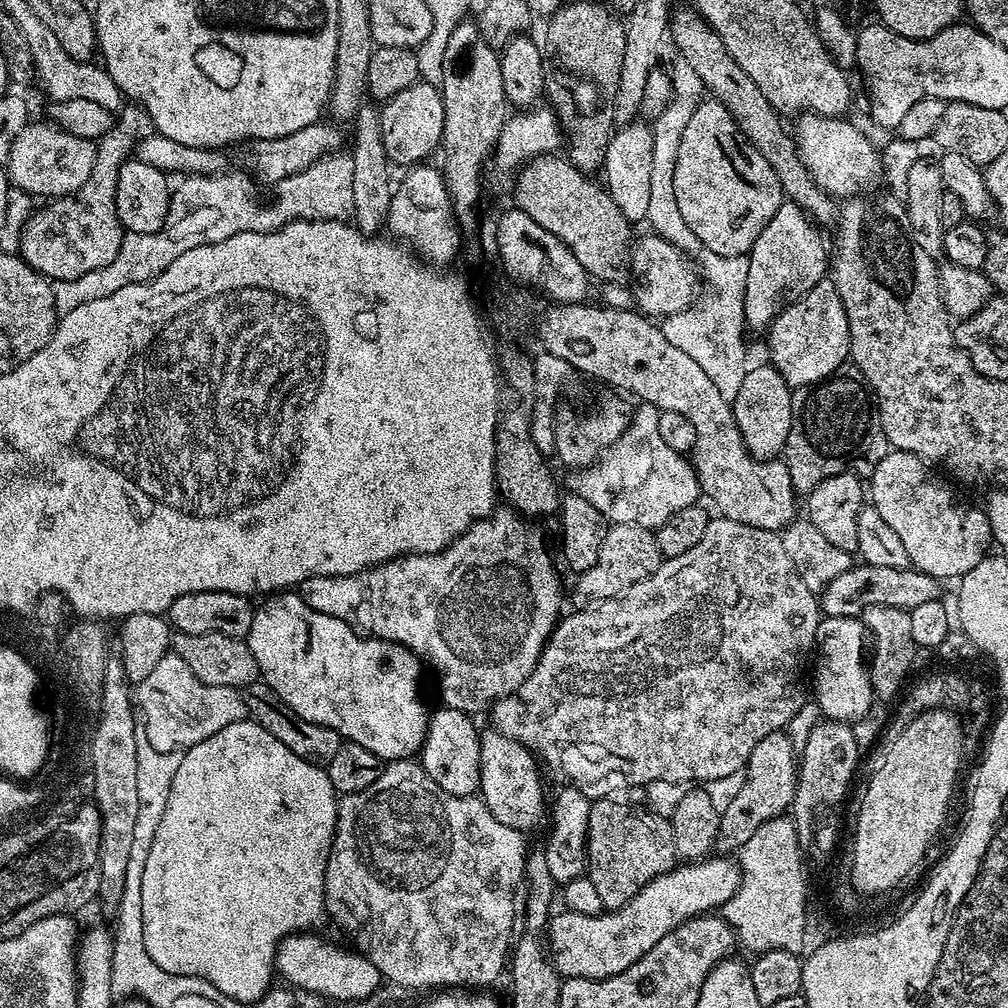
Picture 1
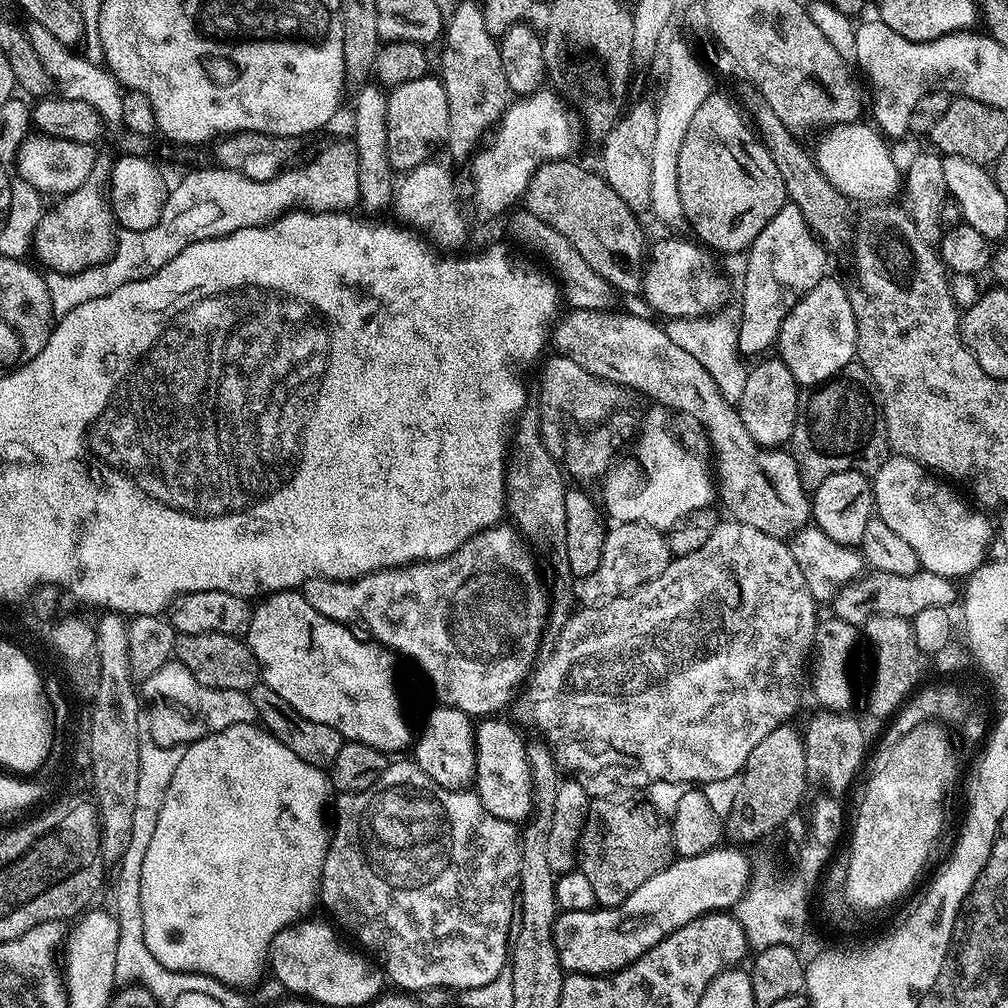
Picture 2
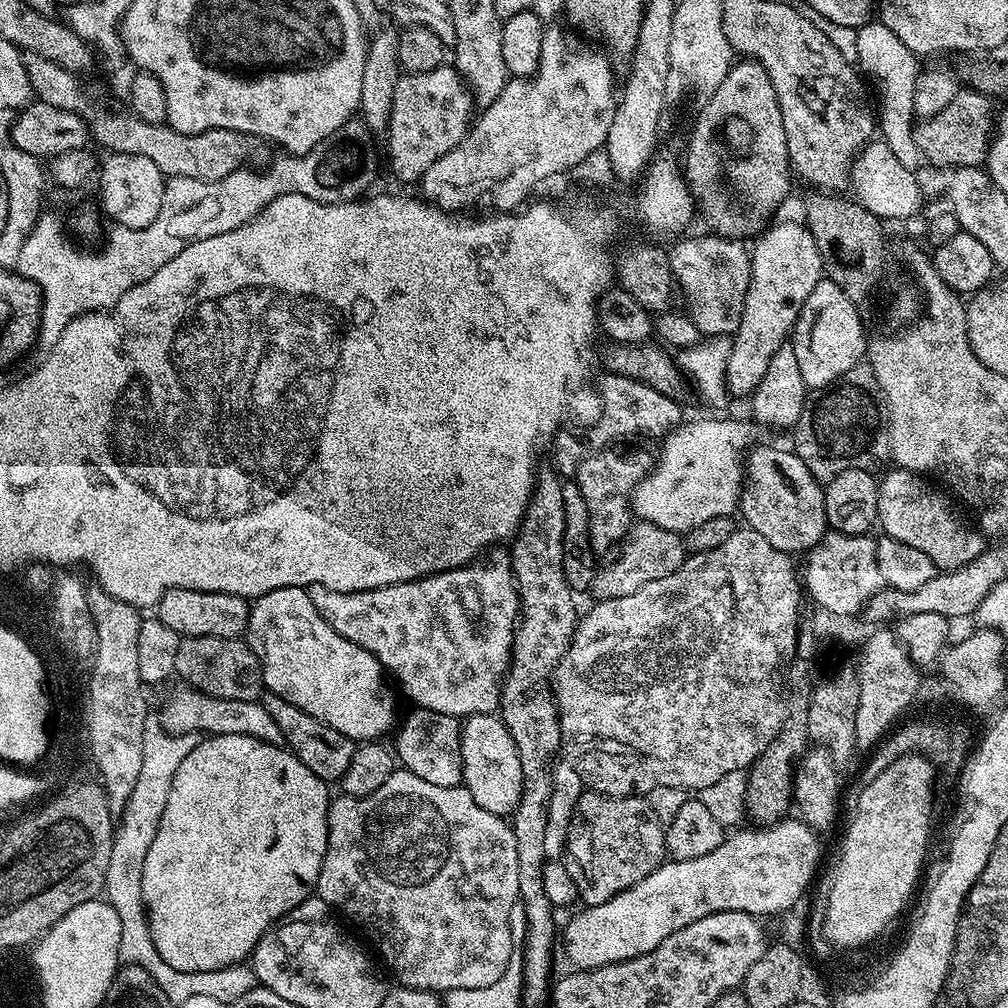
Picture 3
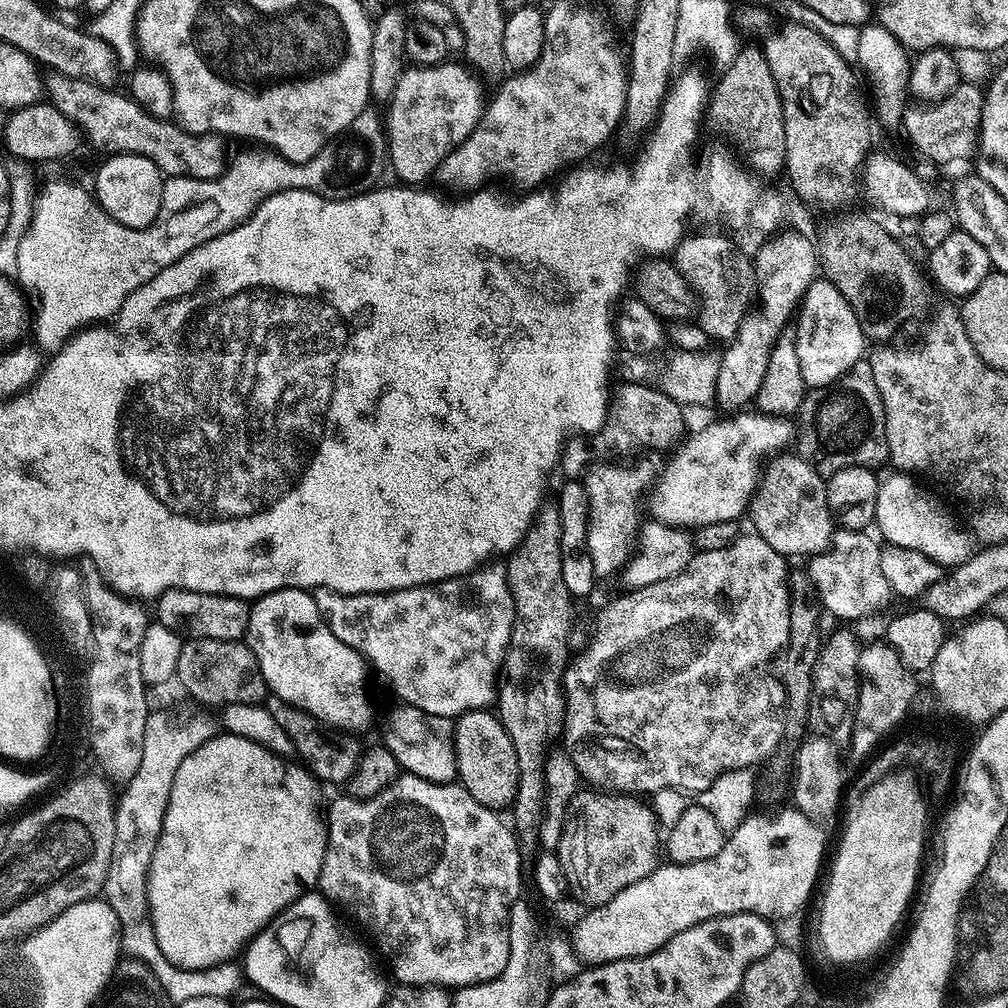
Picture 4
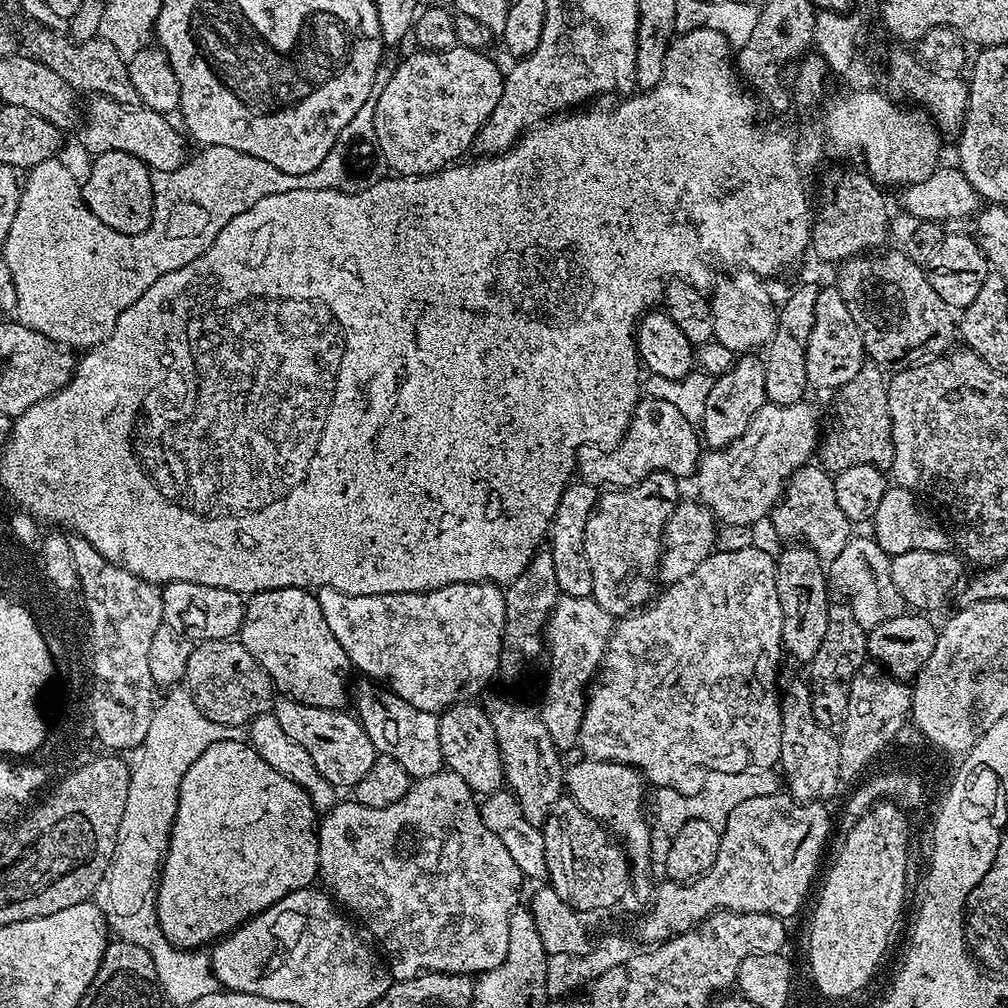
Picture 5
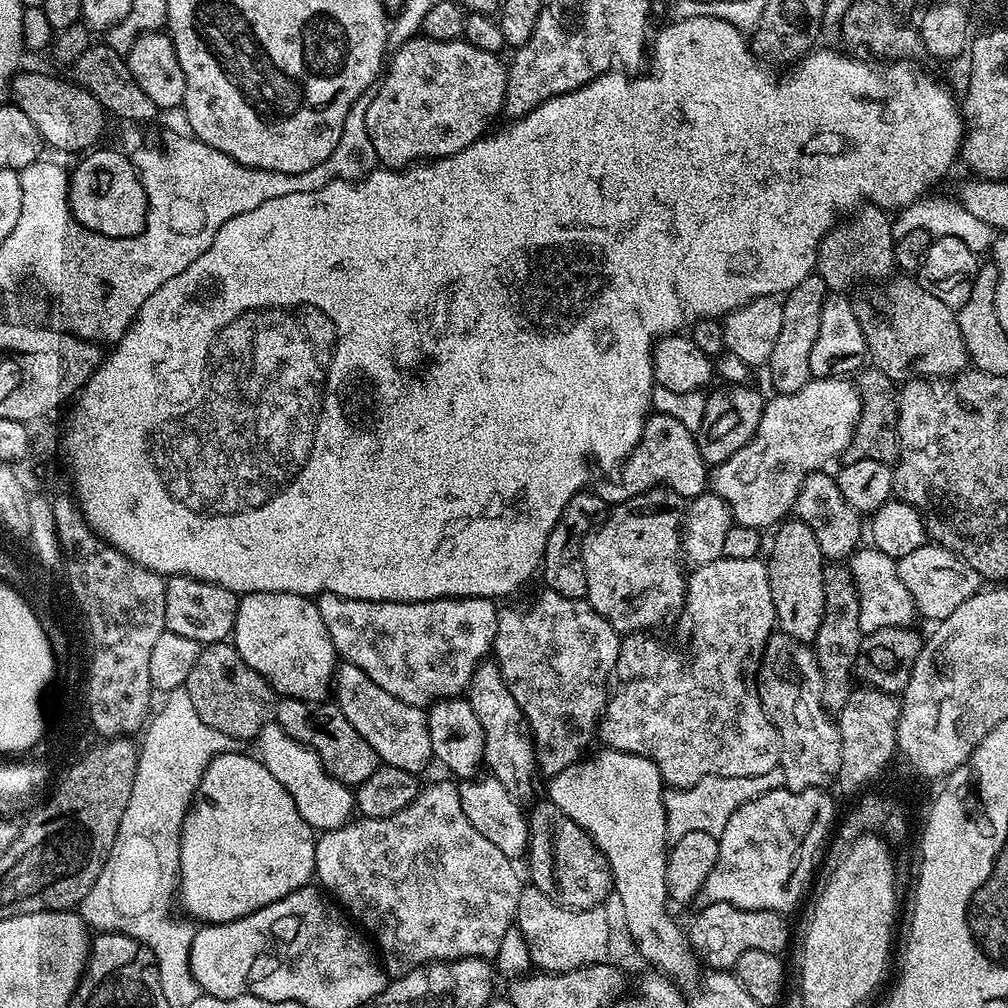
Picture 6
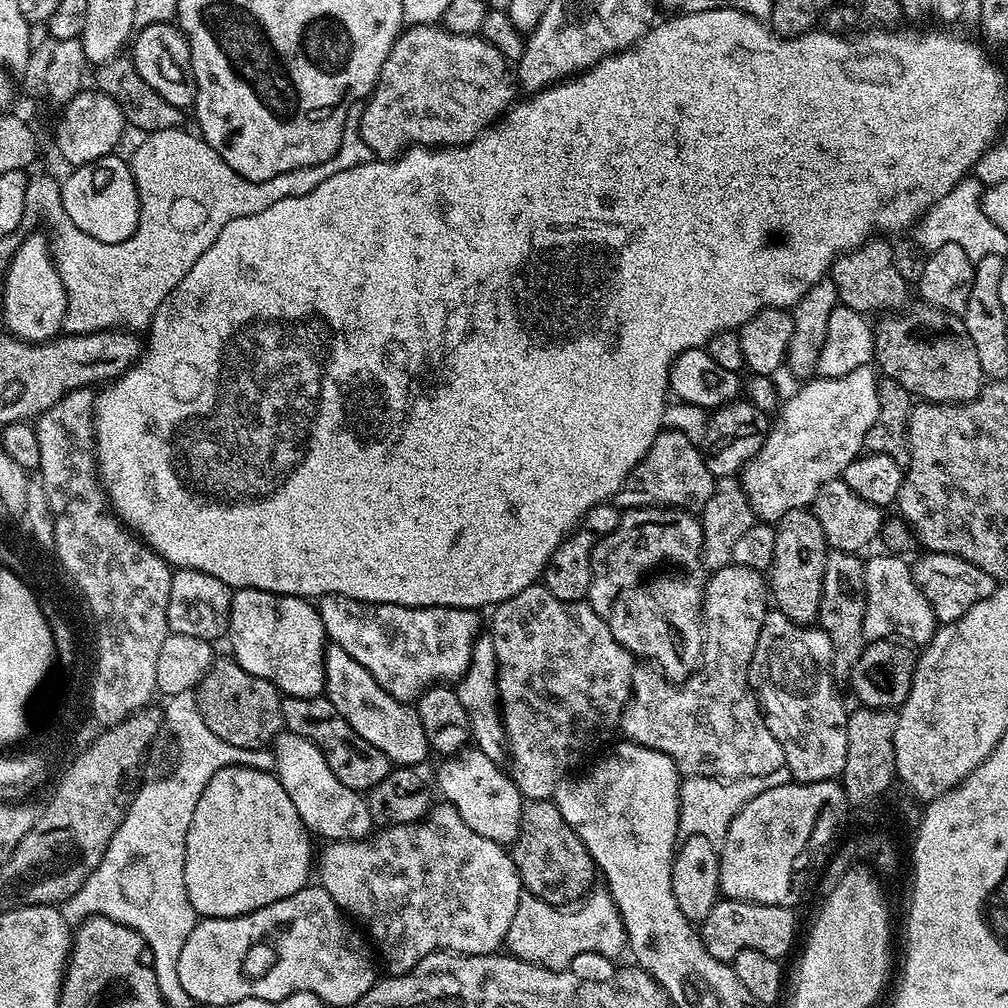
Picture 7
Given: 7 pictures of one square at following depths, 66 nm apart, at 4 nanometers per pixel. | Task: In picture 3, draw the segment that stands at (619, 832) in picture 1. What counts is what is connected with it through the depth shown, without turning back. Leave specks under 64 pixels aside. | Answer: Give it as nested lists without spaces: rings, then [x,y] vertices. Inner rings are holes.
[[[584,791],[572,808],[568,831],[568,873],[576,887],[577,897],[591,906],[610,902],[618,894],[630,890],[666,860],[665,825],[643,795],[607,796],[601,792]]]

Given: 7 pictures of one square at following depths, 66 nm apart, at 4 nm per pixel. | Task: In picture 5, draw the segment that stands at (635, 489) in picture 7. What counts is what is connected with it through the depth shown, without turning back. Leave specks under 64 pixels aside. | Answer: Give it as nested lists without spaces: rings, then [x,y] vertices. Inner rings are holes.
[[[640,398],[636,401],[636,408],[632,412],[632,417],[628,422],[628,428],[623,436],[616,441],[615,445],[609,447],[608,460],[600,464],[600,480],[612,480],[609,489],[633,488],[635,484],[640,484],[651,474],[651,472],[668,472],[670,475],[683,478],[691,477],[696,471],[696,465],[699,464],[702,455],[702,440],[694,429],[693,421],[686,418],[686,414],[679,410],[670,402],[662,402],[662,398]]]

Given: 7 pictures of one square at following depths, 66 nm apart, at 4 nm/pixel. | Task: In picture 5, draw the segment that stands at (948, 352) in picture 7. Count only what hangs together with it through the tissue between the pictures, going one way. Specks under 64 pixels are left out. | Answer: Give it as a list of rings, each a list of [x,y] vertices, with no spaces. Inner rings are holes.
[[[904,250],[888,252],[885,256],[876,255],[880,254],[869,255],[872,256],[869,260],[864,254],[854,256],[835,269],[834,287],[842,294],[842,302],[846,302],[846,310],[850,310],[854,326],[858,326],[858,334],[862,334],[865,357],[877,366],[885,366],[884,364],[892,364],[911,352],[929,352],[927,355],[932,358],[944,355],[955,345],[952,343],[957,343],[958,340],[958,324],[953,309],[942,302],[942,298],[938,298],[934,286],[930,286],[927,271],[912,261]]]

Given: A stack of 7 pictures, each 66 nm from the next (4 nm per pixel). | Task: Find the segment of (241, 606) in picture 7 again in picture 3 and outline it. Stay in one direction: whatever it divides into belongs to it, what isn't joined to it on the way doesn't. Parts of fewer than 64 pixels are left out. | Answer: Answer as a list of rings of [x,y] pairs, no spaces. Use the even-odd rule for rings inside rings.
[[[279,588],[278,590],[270,590],[266,594],[255,597],[251,601],[248,610],[248,631],[246,633],[246,643],[252,649],[258,659],[260,659],[260,669],[264,675],[265,689],[274,694],[278,694],[282,698],[286,698],[286,702],[290,702],[294,706],[298,706],[298,710],[306,710],[306,714],[310,714],[310,718],[318,718],[318,722],[322,722],[326,726],[330,726],[334,730],[338,730],[338,734],[346,734],[353,742],[376,742],[393,731],[394,725],[397,723],[396,708],[392,705],[392,692],[384,685],[385,669],[380,667],[378,661],[374,658],[374,654],[370,654],[362,646],[358,646],[354,642],[350,642],[346,638],[342,638],[342,634],[338,634],[330,627],[322,618],[322,614],[318,614],[318,610],[314,610],[314,602],[310,602],[307,591],[302,588]]]

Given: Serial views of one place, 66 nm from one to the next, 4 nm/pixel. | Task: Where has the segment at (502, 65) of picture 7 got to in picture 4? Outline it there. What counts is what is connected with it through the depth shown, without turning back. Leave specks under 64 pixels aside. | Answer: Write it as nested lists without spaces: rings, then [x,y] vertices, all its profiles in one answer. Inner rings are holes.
[[[452,63],[405,67],[398,78],[398,84],[394,86],[392,99],[387,101],[388,120],[386,116],[382,124],[383,131],[386,133],[386,160],[391,171],[392,168],[396,171],[396,176],[400,179],[397,181],[405,185],[423,185],[424,179],[431,172],[433,175],[442,161],[472,133],[484,112],[486,92],[484,96],[484,88],[480,85],[481,77],[469,71],[463,63],[462,65]]]

